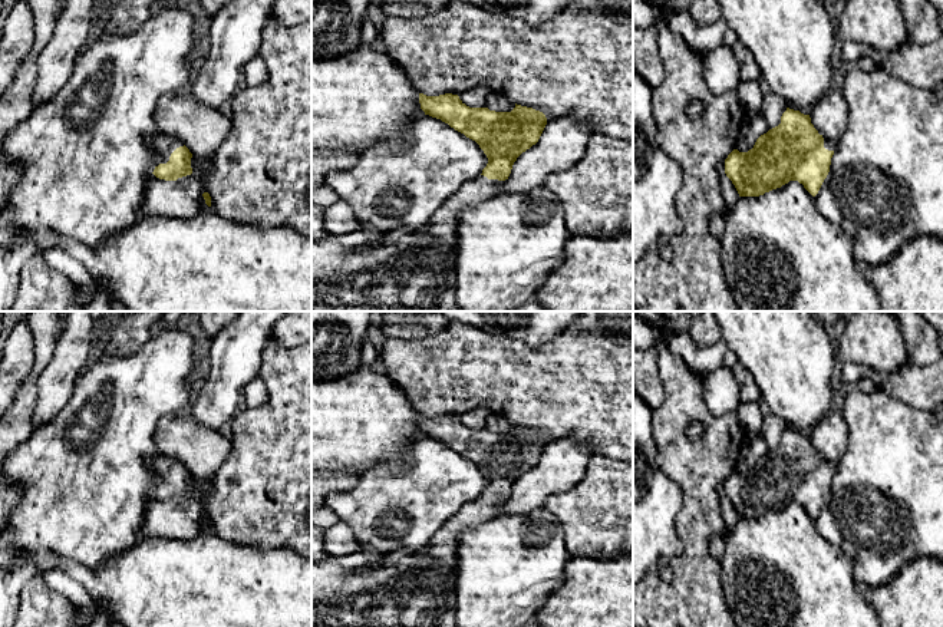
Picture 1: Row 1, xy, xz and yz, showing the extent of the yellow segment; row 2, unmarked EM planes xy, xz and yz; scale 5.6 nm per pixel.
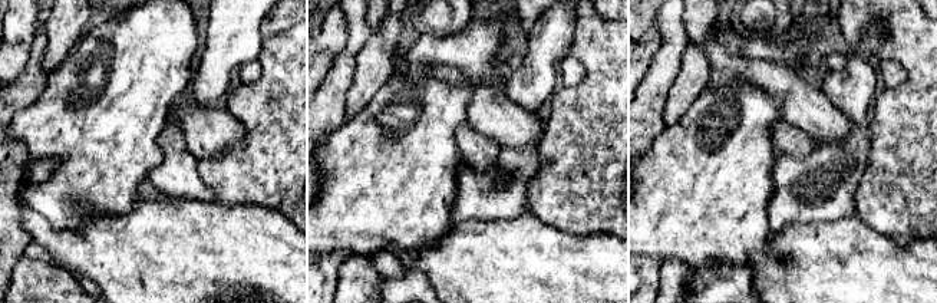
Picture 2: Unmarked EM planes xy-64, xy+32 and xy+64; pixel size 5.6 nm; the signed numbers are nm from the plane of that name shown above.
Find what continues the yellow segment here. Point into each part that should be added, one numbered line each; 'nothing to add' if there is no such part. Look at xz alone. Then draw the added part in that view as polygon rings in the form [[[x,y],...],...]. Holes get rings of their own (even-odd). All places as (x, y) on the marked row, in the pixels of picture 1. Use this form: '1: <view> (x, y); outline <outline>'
1: xz (404, 270); outline [[[481,175],[464,184],[429,222],[418,230],[398,228],[380,232],[370,227],[359,227],[349,234],[329,235],[311,242],[311,311],[459,311],[455,274],[459,212],[499,194],[502,182]]]

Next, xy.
1: xy (164, 145); outline [[[158,133],[152,136],[152,139],[149,141],[149,146],[161,155],[161,164],[166,164],[169,161],[171,154],[177,148],[184,146],[184,143],[179,142],[177,138]]]

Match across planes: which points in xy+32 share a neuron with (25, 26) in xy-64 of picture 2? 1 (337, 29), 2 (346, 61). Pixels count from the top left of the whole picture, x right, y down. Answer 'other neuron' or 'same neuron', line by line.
1: same neuron
2: other neuron

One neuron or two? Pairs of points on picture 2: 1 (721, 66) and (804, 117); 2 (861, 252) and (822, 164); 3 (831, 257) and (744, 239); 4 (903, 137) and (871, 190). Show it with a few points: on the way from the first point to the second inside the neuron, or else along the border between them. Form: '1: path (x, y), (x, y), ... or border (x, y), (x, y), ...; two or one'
1: path (742, 69), (769, 76), (788, 95); one
2: border (855, 214), (848, 214), (834, 221), (812, 223); two
3: border (771, 234), (766, 249), (749, 262), (752, 274); two
4: path (903, 150), (903, 158), (884, 177); one

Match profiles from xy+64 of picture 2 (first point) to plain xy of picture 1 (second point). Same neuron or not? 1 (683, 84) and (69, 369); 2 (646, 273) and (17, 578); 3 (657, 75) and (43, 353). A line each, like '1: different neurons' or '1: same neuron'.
1: same neuron
2: same neuron
3: same neuron

